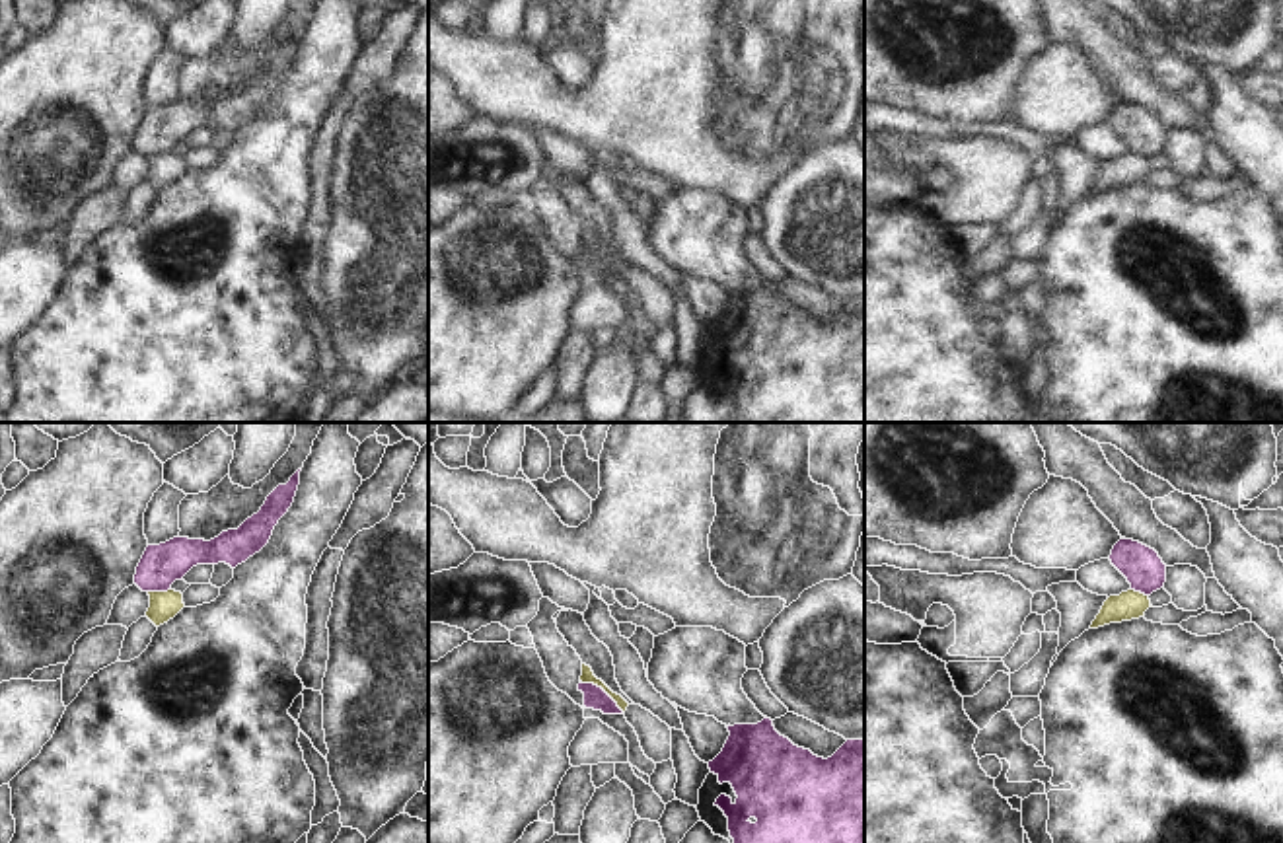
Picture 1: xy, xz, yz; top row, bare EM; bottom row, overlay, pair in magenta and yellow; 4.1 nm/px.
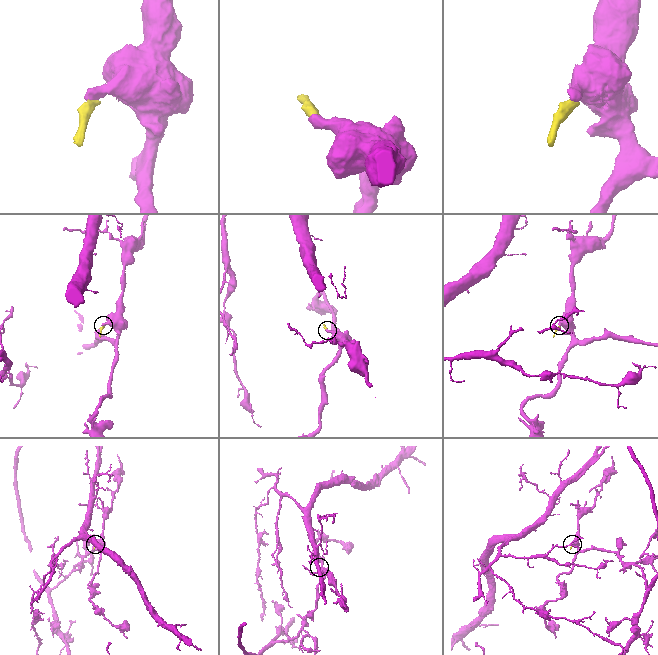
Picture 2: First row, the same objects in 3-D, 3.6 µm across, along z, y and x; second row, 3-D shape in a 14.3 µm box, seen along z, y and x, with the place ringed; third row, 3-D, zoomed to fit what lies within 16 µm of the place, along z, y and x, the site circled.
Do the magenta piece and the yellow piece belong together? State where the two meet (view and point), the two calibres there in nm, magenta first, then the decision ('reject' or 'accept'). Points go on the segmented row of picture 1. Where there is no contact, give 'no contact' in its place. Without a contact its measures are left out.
meets magenta in xz at (602, 690); 100 nm thick on the magenta side, 50 nm on the other; reject

